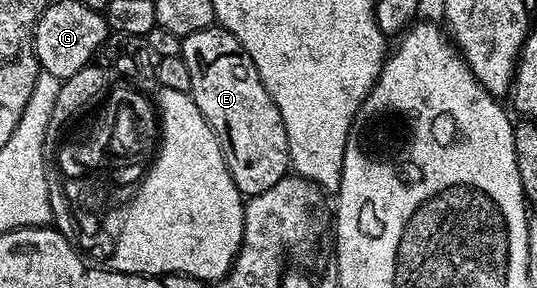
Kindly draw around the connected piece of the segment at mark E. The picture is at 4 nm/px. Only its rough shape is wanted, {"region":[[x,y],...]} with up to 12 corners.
{"region":[[183,38],[192,101],[238,191],[290,173],[286,127],[246,47]]}

